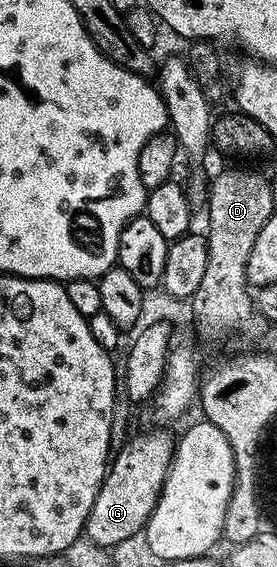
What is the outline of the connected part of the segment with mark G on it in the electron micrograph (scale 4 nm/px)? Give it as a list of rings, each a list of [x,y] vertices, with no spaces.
[[[168,429],[145,431],[148,431],[145,435],[134,436],[120,452],[117,450],[111,456],[109,469],[98,489],[98,497],[94,497],[94,505],[84,523],[83,534],[87,542],[101,549],[112,549],[120,541],[143,532],[164,488],[174,454],[174,435],[172,439],[171,430]]]

